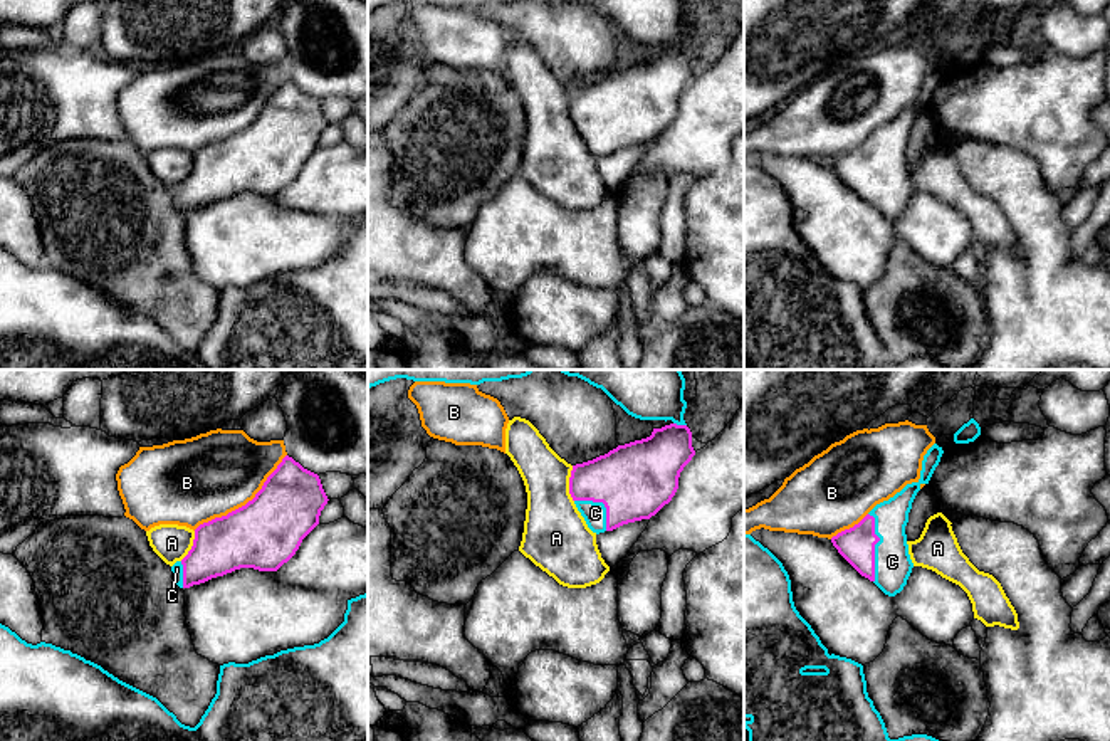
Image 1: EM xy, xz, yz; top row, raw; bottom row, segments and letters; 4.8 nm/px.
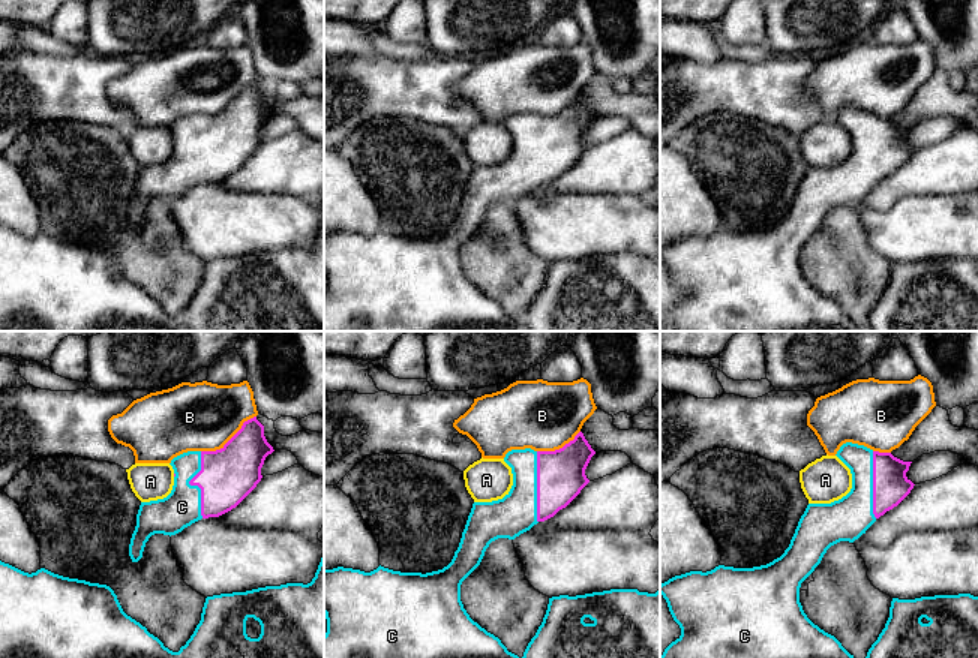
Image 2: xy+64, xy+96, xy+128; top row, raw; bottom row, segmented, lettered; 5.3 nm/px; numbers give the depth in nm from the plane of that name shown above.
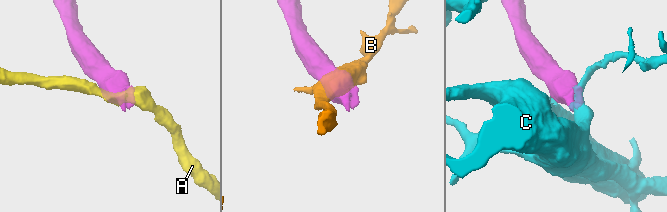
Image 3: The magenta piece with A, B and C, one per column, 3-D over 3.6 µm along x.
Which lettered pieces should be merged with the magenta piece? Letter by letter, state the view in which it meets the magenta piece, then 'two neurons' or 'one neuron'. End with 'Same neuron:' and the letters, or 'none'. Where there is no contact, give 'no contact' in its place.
A: xz | two neurons
B: xy | two neurons
C: yz | one neuron
Same neuron: C

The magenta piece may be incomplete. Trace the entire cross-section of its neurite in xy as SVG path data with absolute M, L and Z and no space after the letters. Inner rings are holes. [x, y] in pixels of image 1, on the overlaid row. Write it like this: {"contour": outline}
{"contour": "M285 455L252 501L195 529L191 549L171 566L175 583L180 588L190 588L240 568L277 571L319 524L327 501L319 476Z"}

